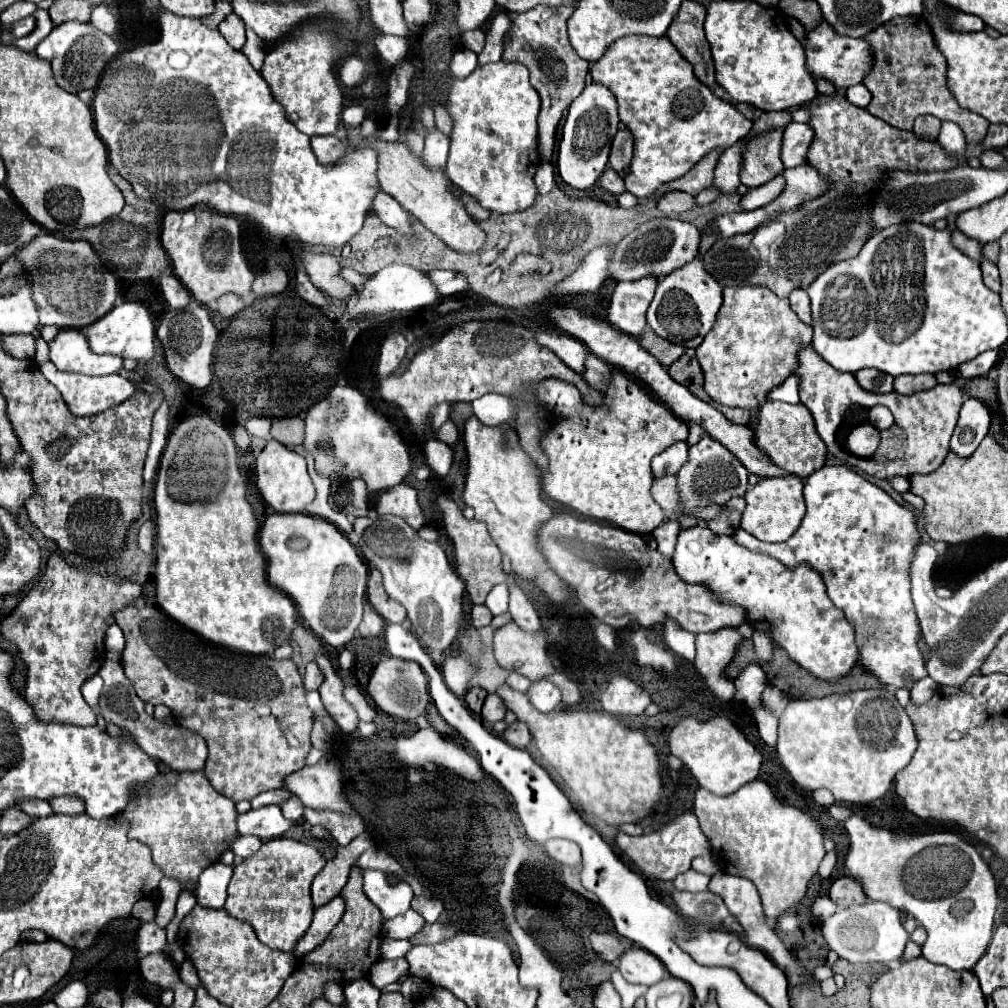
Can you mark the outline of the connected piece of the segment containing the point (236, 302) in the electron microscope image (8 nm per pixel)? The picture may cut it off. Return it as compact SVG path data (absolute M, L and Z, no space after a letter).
M235 294L221 296L219 302L217 302L217 314L223 316L223 318L233 318L243 308L245 308L245 302L239 296L235 296Z

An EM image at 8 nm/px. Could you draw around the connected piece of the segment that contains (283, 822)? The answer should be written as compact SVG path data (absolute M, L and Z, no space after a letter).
M275 804L261 806L257 810L249 810L237 816L239 834L253 834L261 840L281 838L291 828L291 824L293 822L289 822Z

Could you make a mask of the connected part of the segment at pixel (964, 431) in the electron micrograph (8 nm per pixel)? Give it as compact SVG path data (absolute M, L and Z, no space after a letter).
M967 398L959 412L959 420L951 438L951 450L955 450L957 456L971 456L989 432L989 426L991 416L985 404L977 398Z

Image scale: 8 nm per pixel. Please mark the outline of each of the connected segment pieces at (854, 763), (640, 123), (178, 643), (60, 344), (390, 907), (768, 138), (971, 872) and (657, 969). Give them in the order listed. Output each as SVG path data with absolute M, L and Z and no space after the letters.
M877 688L831 694L825 698L789 700L787 708L781 714L775 750L781 764L803 790L813 792L817 788L827 788L837 802L867 804L885 796L885 792L891 788L895 774L911 762L917 750L917 738L913 722L895 698L895 692L889 688Z
M625 36L617 40L603 58L591 66L591 76L595 82L611 88L619 98L619 118L635 136L635 156L631 172L625 176L625 188L637 198L649 198L661 184L685 176L709 150L719 146L729 148L751 130L751 122L737 112L733 104L713 96L713 92L695 78L691 64L679 54L667 36Z
M147 604L127 606L115 614L115 620L119 628L123 628L127 640L121 656L125 676L133 682L135 692L143 702L169 706L179 726L205 736L209 746L205 776L217 792L231 798L235 804L253 800L265 790L283 788L285 776L305 766L305 756L311 748L309 736L313 714L305 704L305 690L293 660L275 660L269 656L245 658L249 654L239 654L237 650L213 644L167 616L163 610Z
M63 328L55 340L49 342L49 356L59 370L87 376L115 374L123 368L123 358L115 354L91 352L87 336L77 328Z
M365 874L363 876L363 892L369 896L371 902L383 912L389 920L395 914L403 914L410 907L414 892L409 884L400 882L391 886L385 874Z
M773 128L745 140L743 164L739 172L741 184L757 188L785 170L781 162L781 140L783 128Z
M859 816L845 820L845 830L849 832L851 844L845 860L845 868L851 878L855 878L869 900L887 902L897 910L905 910L927 930L929 938L923 946L923 956L933 964L943 964L951 970L971 970L975 962L983 956L989 938L993 934L993 916L999 904L997 884L987 866L979 856L977 848L963 836L953 832L933 832L933 834L897 834L887 828L875 828Z
M639 946L625 950L625 954L617 960L617 968L625 980L645 986L653 986L667 976L667 968L661 960Z

